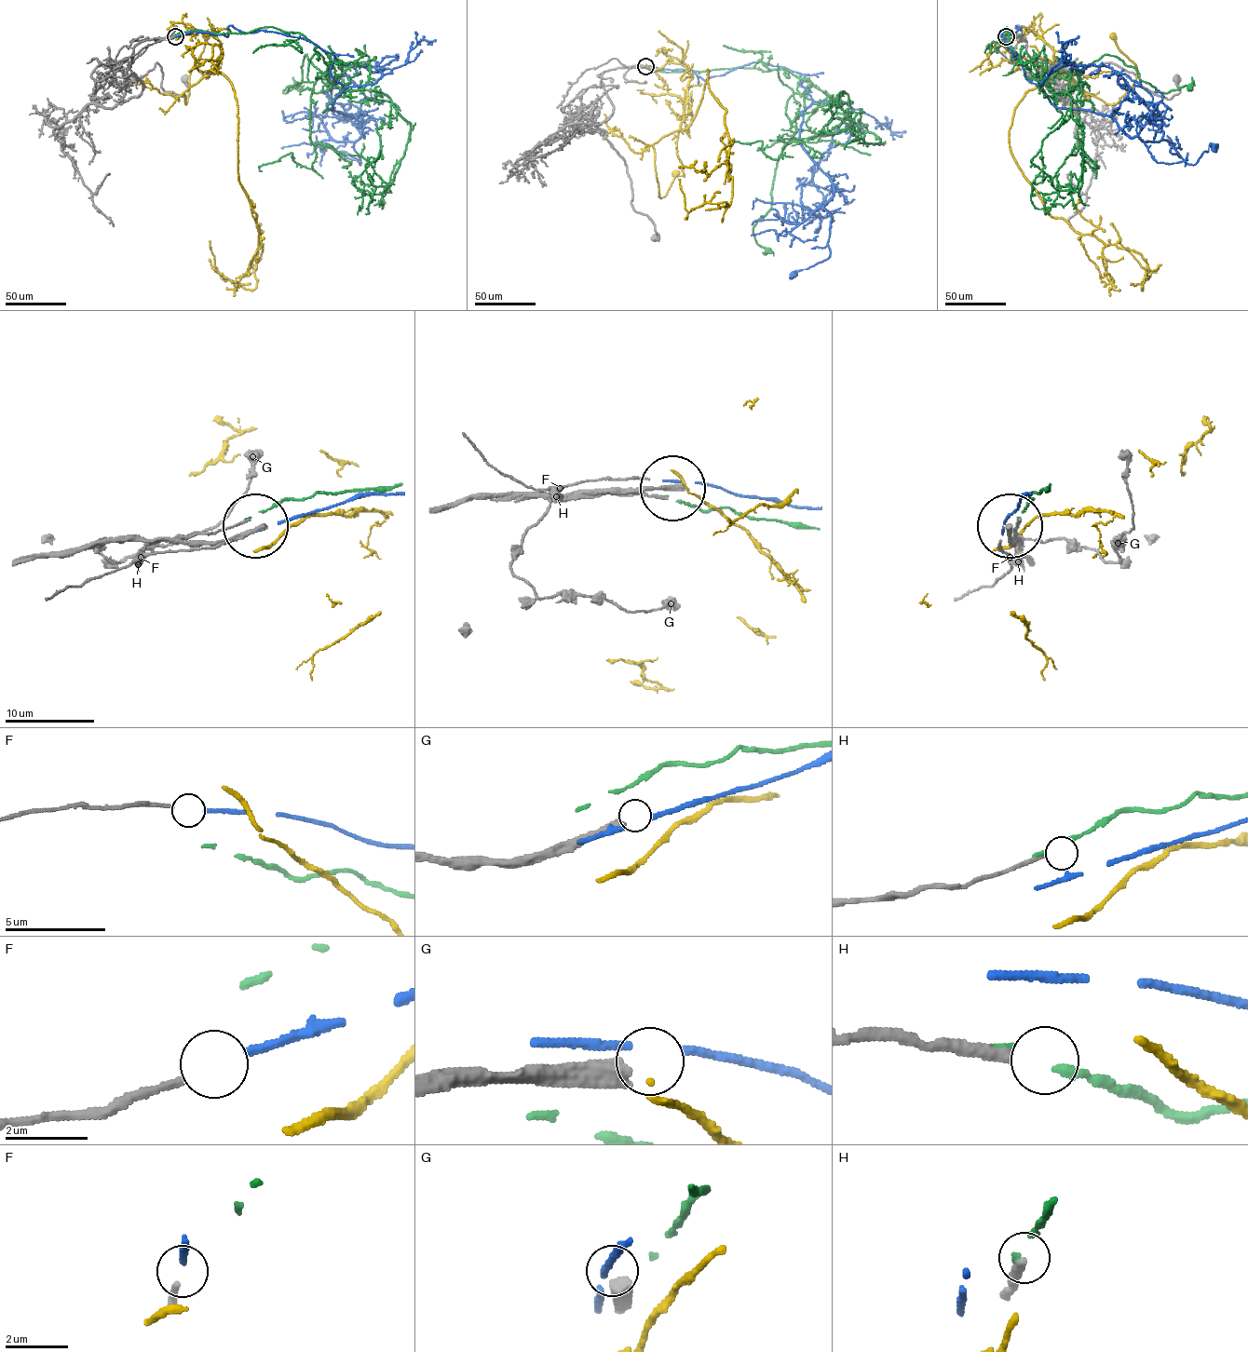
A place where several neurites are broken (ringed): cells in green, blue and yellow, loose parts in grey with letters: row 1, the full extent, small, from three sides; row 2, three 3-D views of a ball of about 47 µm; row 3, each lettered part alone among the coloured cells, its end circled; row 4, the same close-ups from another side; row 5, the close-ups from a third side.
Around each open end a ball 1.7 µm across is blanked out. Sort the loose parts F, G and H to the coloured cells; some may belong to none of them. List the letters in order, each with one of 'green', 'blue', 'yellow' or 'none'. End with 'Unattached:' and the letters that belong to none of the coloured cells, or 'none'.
F: blue
G: none
H: none
Unattached: G, H

